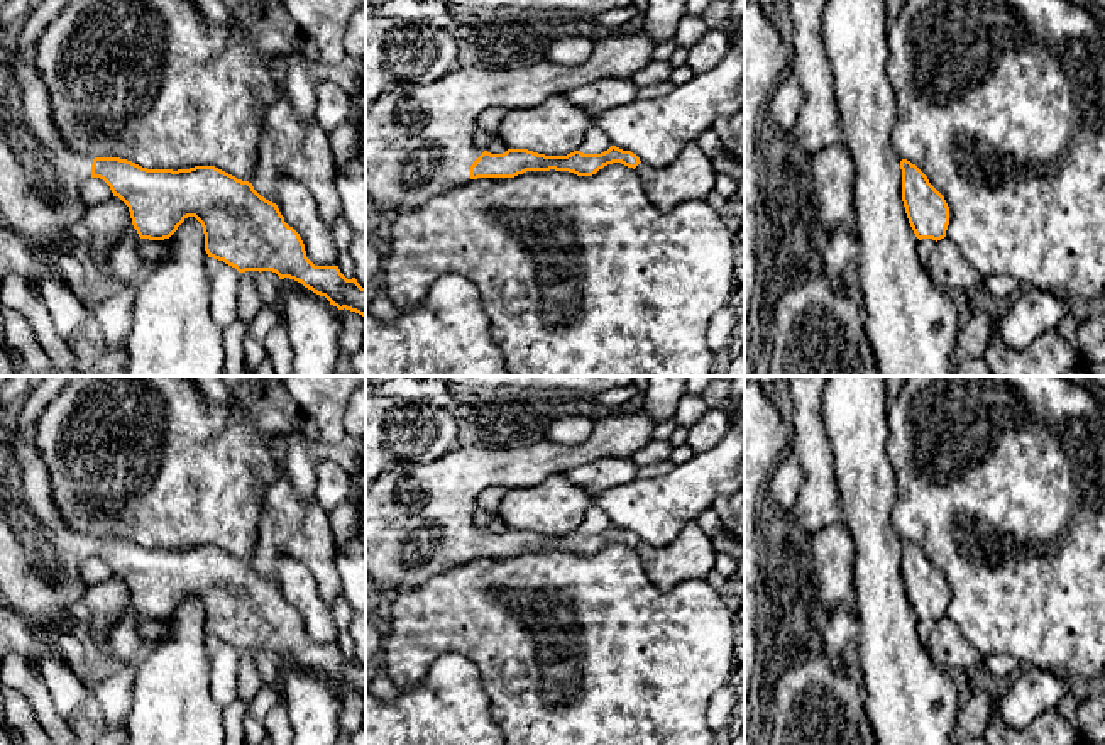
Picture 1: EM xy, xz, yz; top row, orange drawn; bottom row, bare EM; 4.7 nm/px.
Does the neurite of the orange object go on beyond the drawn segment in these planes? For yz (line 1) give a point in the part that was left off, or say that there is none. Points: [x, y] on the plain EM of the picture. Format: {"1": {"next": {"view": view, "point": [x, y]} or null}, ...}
{"1": {"next": null}}

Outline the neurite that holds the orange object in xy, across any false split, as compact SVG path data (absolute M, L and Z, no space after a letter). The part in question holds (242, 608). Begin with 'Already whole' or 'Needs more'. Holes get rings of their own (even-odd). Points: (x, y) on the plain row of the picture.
Needs more. M0 423L0 601L10 616L20 620L39 650L52 650L63 659L58 642L74 625L68 608L86 594L80 564L88 557L103 559L113 576L129 586L140 618L169 618L188 596L195 596L203 606L208 637L239 652L272 650L279 659L294 659L325 676L338 689L366 696L366 667L355 657L347 659L338 645L315 645L306 637L300 613L252 562L215 545L147 549L120 537L93 538L76 532L54 503L49 471L34 440Z

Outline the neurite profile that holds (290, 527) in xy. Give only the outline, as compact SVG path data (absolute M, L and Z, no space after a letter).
M279 476L266 491L252 566L261 576L276 582L279 555L298 560L311 572L318 594L328 608L342 596L330 520L316 499L301 501L286 476Z

